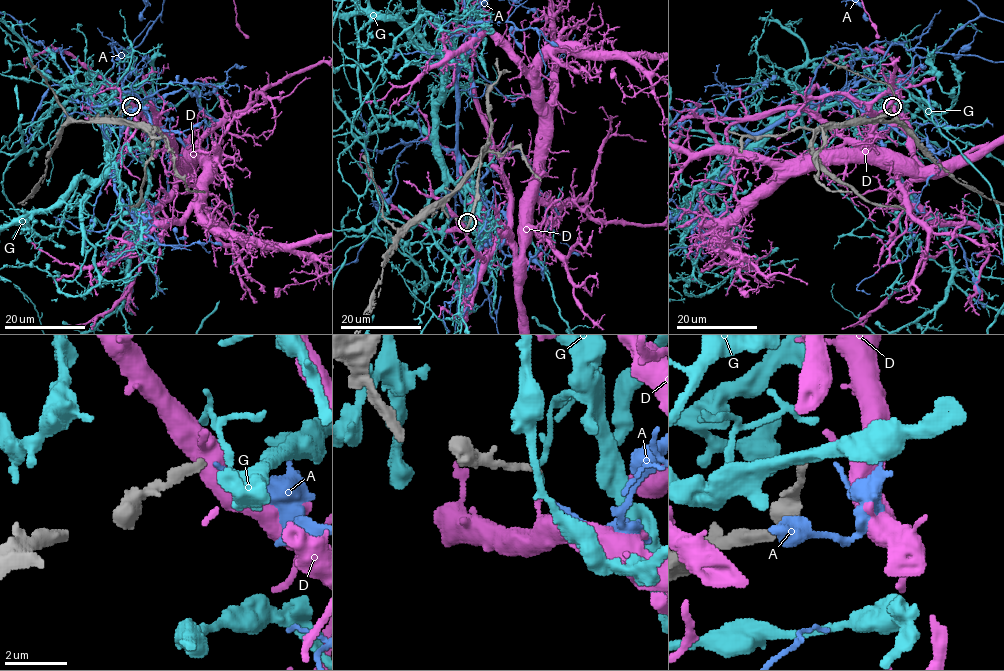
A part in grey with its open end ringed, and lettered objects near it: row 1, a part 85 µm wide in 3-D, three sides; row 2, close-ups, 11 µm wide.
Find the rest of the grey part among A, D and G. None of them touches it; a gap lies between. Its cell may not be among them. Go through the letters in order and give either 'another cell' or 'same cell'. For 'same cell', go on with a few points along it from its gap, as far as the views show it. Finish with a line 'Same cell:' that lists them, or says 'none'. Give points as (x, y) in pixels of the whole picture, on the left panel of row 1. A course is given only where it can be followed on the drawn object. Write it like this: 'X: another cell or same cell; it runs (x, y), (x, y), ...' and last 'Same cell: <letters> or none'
A: another cell
D: another cell
G: another cell
Same cell: none

